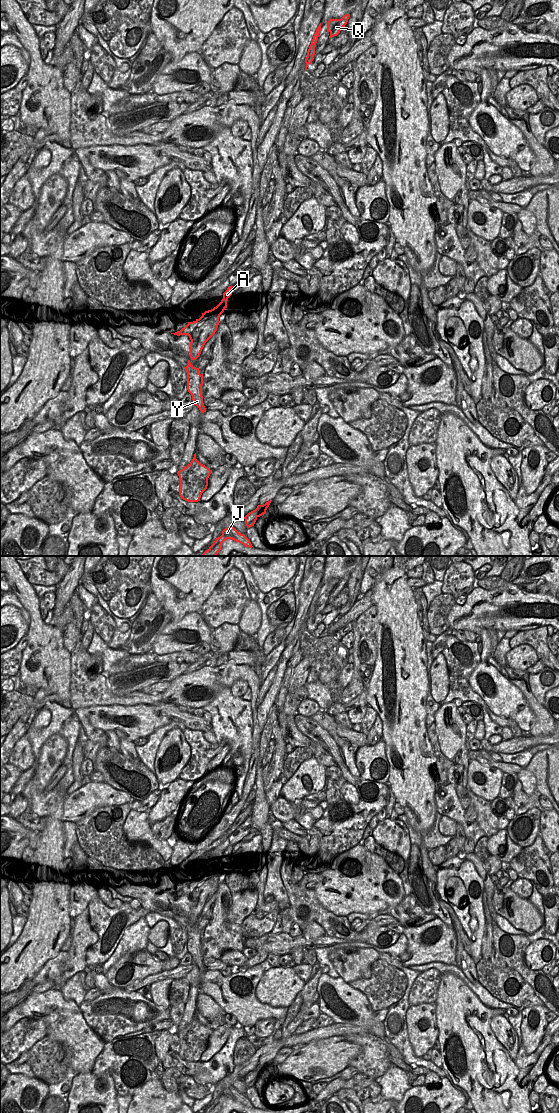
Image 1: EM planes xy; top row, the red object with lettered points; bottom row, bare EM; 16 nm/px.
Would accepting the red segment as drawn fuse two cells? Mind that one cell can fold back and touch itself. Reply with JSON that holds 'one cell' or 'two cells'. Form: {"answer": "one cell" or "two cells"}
{"answer": "two cells"}

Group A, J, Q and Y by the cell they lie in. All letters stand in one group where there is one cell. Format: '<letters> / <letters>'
A Q / J Y

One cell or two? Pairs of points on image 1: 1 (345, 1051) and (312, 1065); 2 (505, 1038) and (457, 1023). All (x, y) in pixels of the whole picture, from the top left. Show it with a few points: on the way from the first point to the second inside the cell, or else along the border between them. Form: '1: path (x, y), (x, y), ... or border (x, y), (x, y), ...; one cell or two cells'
1: path (337, 1051), (328, 1057), (320, 1059); one cell
2: border (494, 1015), (490, 1022), (490, 1029), (509, 1054); two cells

